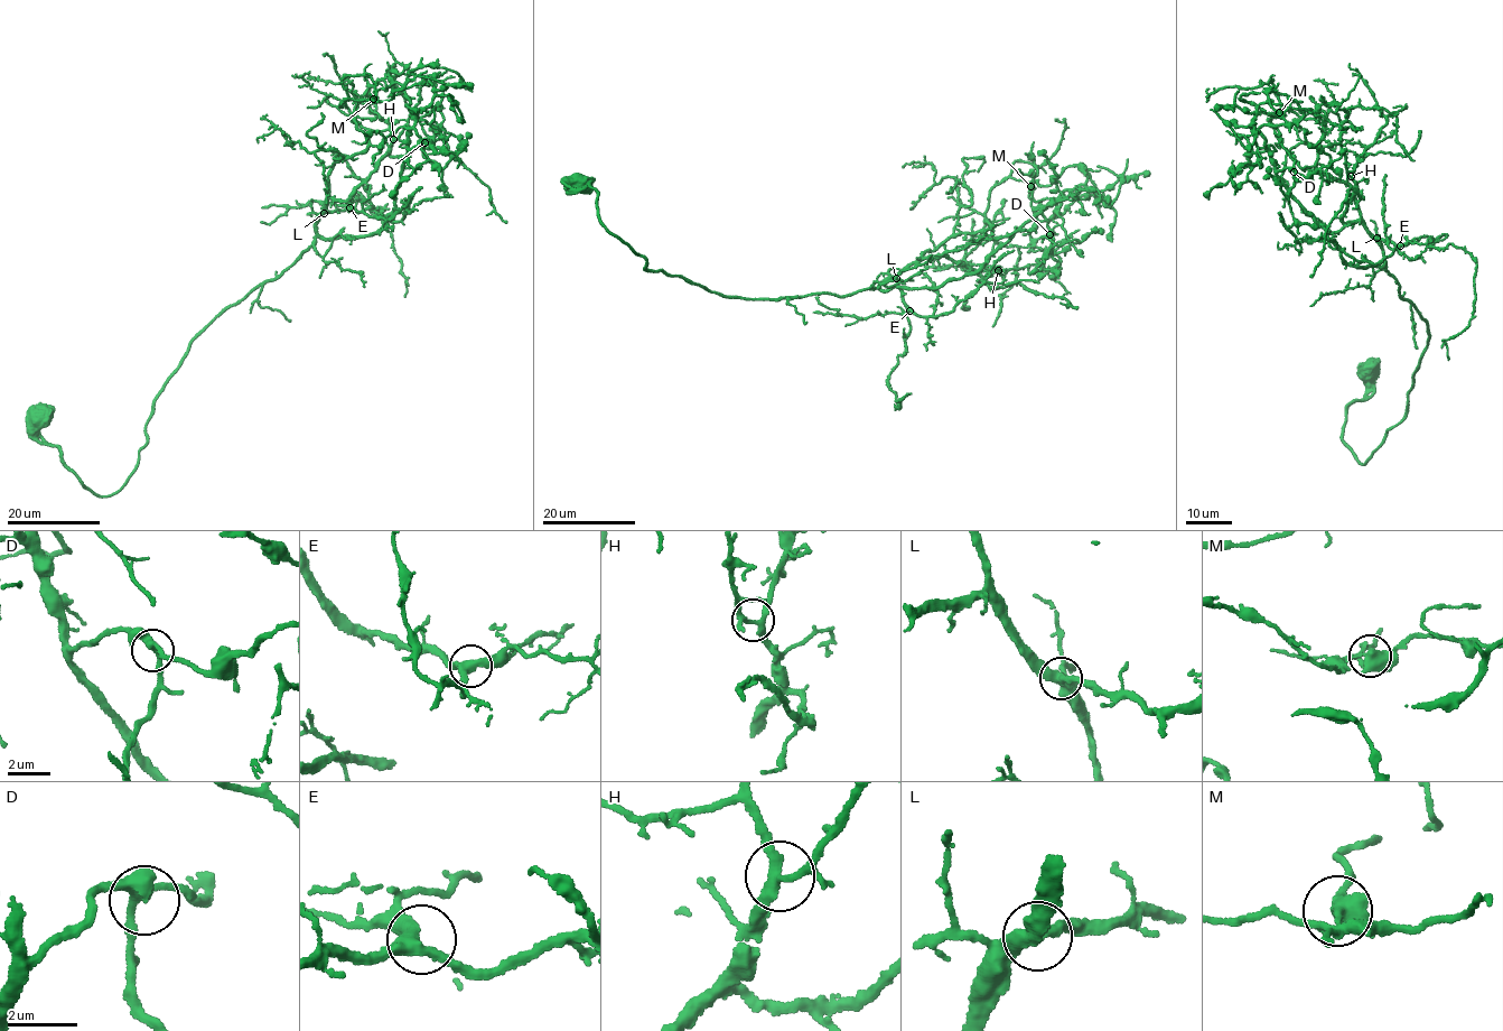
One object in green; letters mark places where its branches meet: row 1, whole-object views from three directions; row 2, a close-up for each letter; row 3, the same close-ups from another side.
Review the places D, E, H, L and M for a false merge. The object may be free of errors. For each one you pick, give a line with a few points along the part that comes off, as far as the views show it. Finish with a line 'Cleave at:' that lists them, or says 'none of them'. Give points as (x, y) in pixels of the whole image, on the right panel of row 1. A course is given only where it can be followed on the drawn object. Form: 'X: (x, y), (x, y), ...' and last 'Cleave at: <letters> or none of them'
Cleave at: none of them

